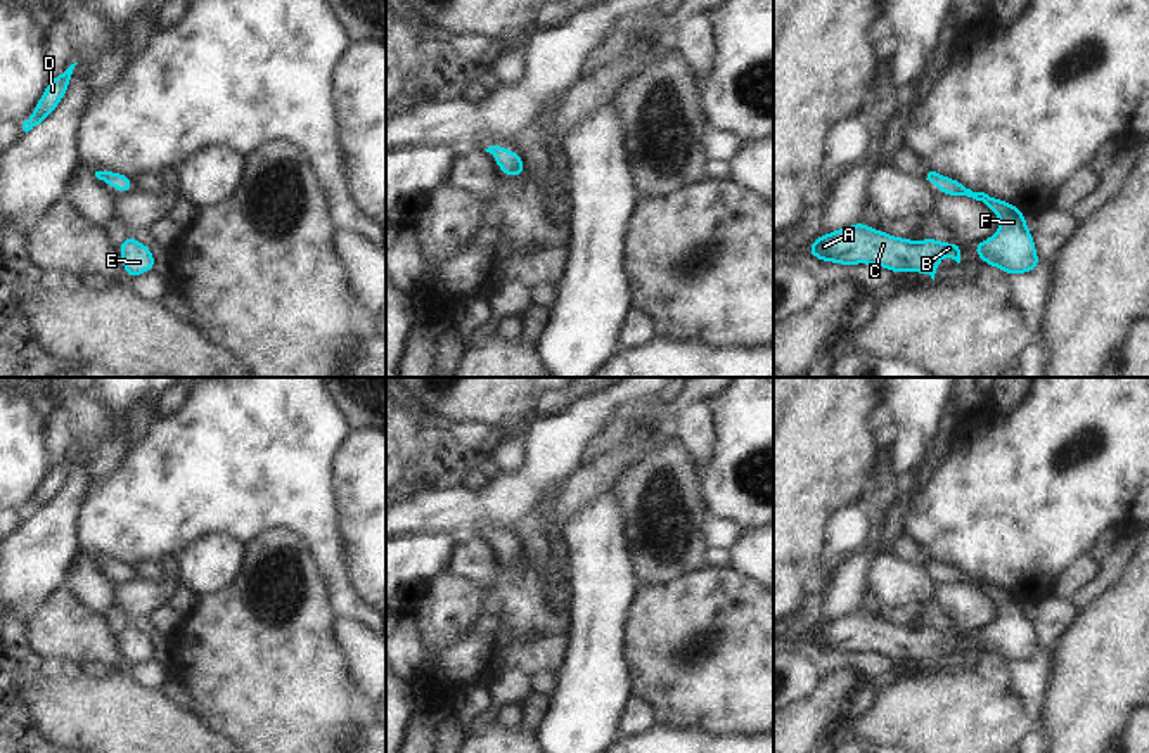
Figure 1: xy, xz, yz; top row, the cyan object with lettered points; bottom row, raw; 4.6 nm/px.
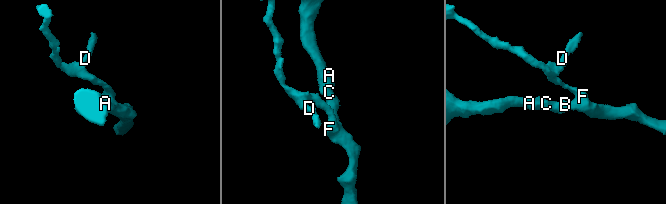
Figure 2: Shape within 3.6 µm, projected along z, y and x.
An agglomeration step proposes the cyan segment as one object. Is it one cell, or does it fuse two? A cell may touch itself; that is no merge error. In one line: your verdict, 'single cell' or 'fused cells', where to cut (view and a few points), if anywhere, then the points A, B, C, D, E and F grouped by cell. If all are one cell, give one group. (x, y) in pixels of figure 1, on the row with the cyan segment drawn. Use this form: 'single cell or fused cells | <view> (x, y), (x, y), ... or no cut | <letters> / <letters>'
single cell | no cut | A B C D E F

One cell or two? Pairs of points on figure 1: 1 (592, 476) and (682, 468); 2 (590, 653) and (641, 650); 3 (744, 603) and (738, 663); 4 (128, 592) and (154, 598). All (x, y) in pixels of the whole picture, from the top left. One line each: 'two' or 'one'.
1: two
2: two
3: one
4: one

